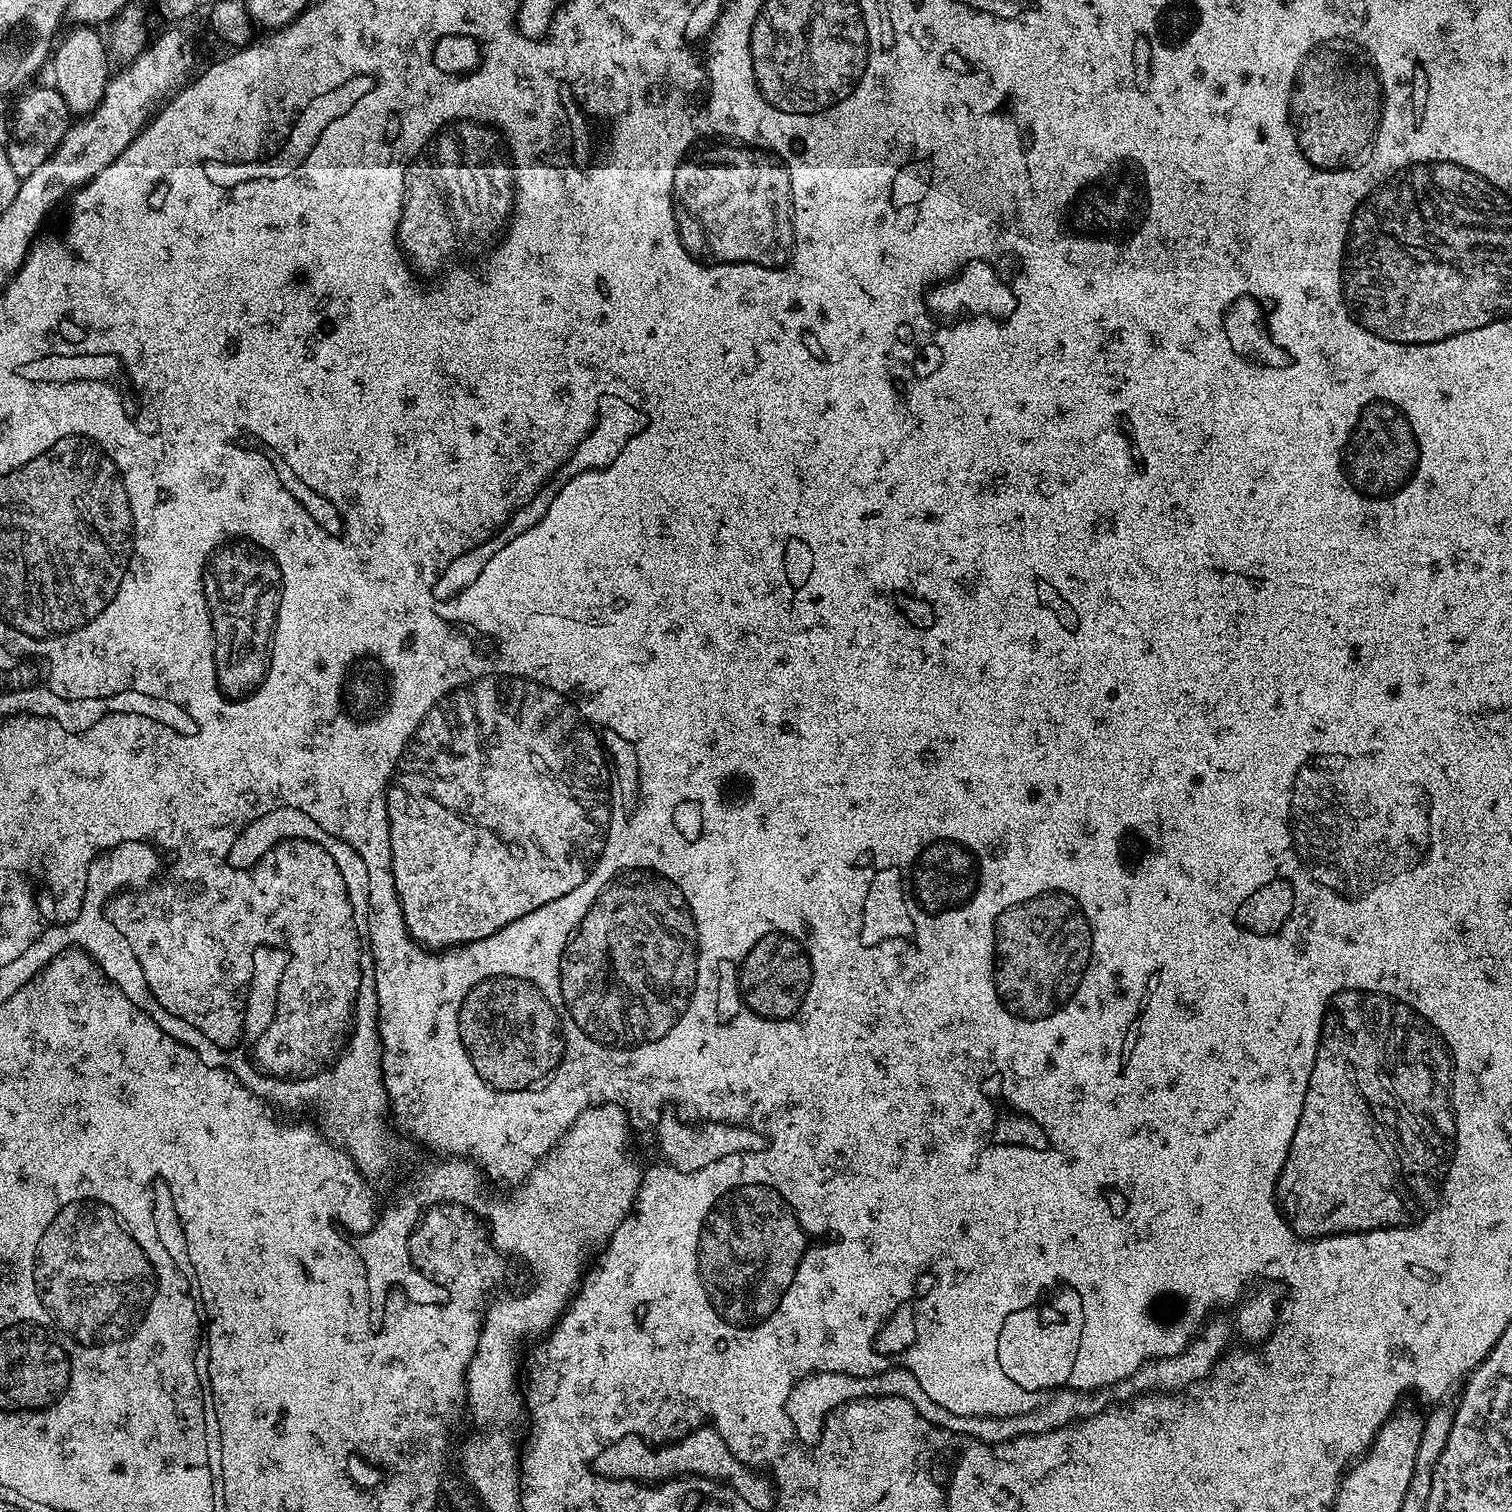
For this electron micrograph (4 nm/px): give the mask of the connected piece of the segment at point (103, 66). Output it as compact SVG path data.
M76 26L64 36L64 41L55 45L50 56L50 68L52 64L51 83L62 94L62 102L66 102L69 113L73 117L86 116L98 106L102 100L102 94L106 92L106 86L110 79L108 72L108 60L110 53L103 35L99 36L95 27Z

